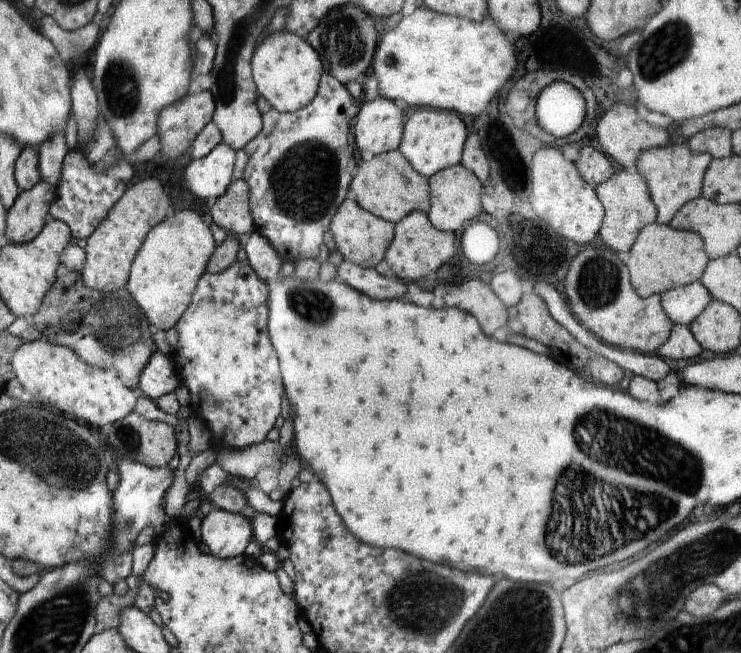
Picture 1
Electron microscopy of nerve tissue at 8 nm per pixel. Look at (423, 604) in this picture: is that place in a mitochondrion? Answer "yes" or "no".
yes

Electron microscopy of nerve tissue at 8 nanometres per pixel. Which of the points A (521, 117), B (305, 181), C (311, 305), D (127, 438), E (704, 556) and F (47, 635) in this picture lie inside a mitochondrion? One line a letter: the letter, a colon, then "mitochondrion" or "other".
A: other
B: mitochondrion
C: mitochondrion
D: mitochondrion
E: mitochondrion
F: mitochondrion

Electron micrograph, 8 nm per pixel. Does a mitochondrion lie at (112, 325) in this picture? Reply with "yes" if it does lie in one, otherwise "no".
yes

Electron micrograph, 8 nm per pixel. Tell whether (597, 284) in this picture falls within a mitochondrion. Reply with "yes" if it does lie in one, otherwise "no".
yes

